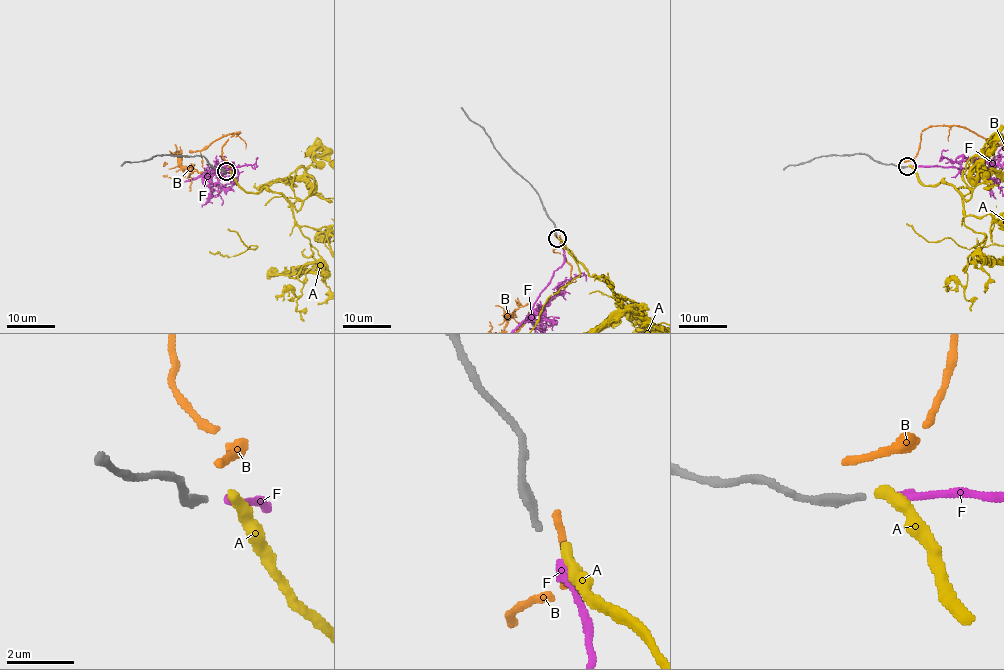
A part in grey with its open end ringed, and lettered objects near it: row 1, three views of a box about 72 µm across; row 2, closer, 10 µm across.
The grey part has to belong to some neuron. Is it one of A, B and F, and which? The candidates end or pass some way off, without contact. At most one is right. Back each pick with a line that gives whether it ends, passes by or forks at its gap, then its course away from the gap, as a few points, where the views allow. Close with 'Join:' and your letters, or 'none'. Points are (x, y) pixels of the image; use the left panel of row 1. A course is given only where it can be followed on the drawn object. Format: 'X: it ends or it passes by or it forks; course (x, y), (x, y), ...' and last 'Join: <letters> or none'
F: it ends
Join: F

